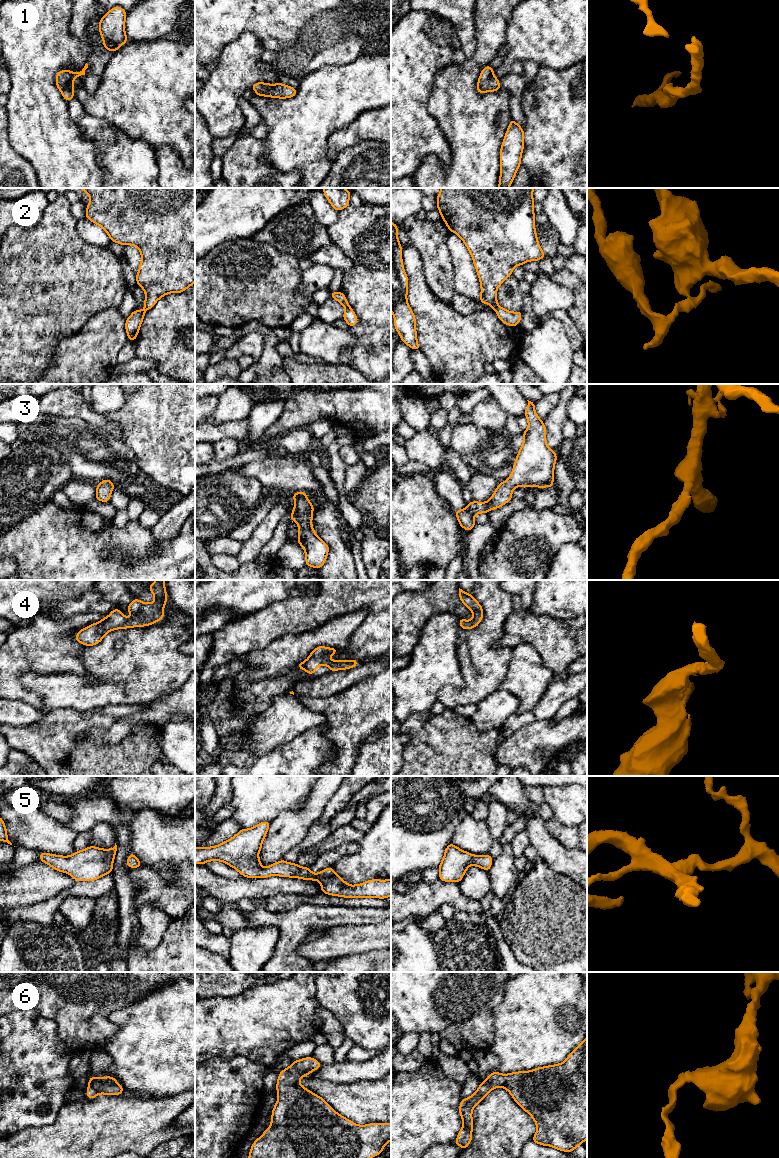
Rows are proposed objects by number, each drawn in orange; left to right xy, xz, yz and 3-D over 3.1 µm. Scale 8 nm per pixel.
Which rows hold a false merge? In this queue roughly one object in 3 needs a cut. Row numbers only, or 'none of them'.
2

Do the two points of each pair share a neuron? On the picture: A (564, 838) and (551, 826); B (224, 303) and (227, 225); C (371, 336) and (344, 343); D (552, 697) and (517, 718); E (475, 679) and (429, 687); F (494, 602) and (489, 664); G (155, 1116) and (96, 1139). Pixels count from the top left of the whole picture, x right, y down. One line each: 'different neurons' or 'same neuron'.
A: same neuron
B: different neurons
C: different neurons
D: same neuron
E: different neurons
F: same neuron
G: same neuron

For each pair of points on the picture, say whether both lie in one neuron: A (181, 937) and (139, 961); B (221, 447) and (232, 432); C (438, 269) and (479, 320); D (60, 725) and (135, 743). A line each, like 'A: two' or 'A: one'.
A: one
B: two
C: two
D: one

